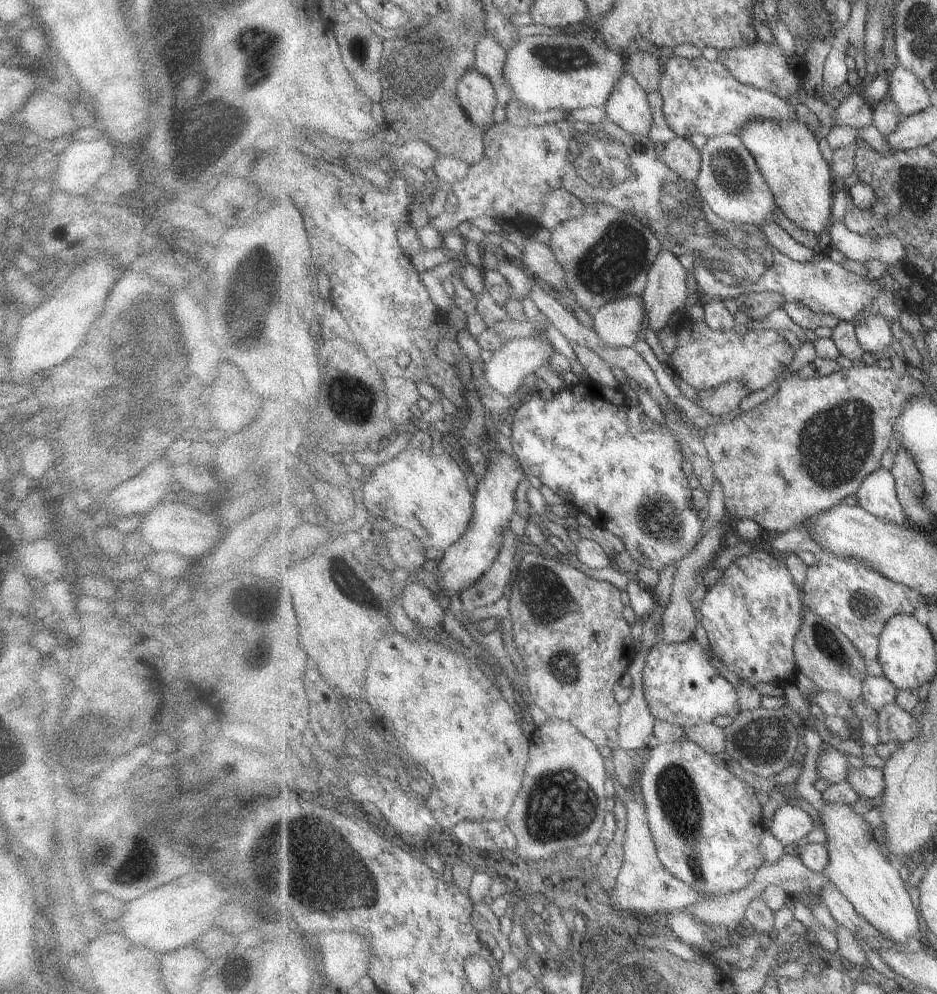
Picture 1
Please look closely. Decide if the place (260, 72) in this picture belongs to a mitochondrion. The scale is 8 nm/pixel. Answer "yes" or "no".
yes

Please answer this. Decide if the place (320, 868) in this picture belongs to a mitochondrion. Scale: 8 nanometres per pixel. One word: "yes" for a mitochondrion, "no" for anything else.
yes

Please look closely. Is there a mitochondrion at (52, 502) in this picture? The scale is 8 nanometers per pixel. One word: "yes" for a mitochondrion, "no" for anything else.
no

